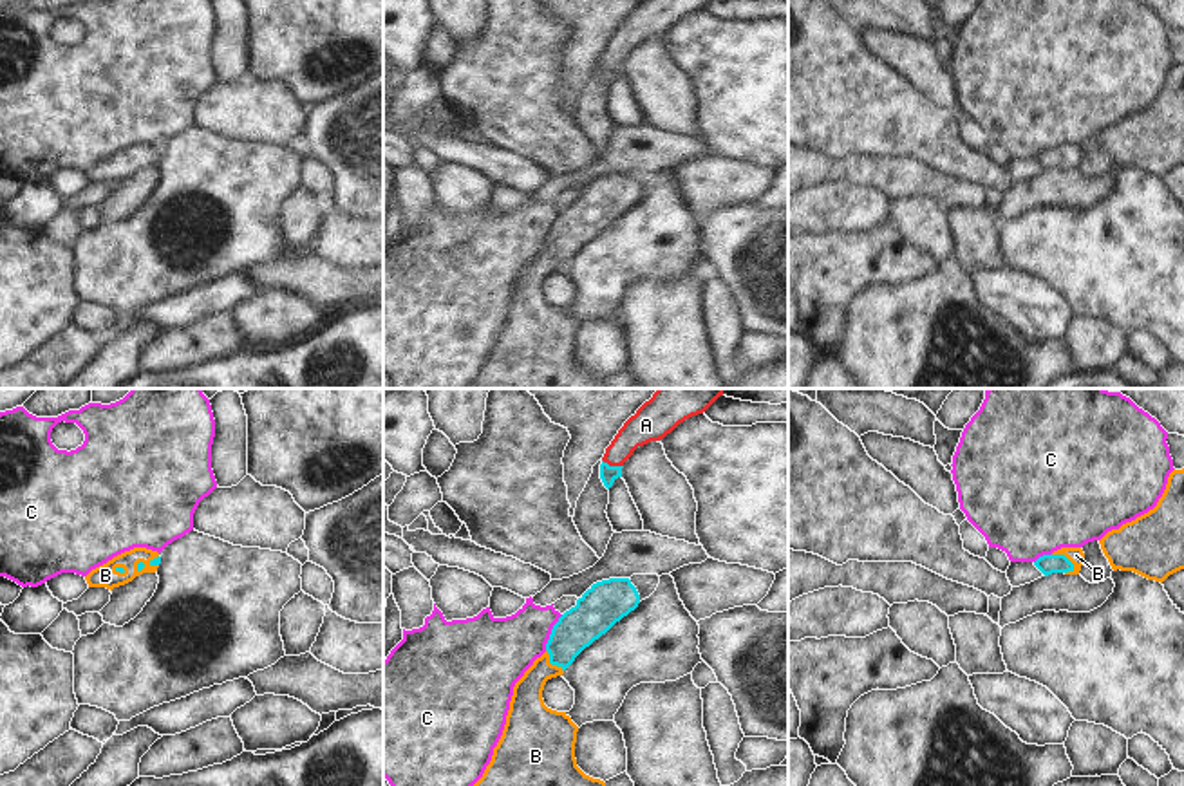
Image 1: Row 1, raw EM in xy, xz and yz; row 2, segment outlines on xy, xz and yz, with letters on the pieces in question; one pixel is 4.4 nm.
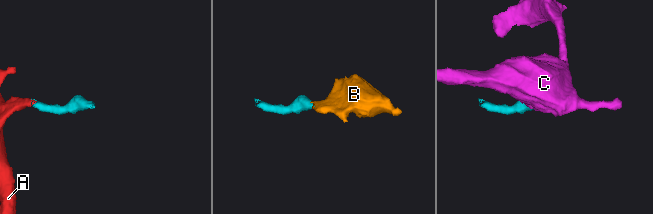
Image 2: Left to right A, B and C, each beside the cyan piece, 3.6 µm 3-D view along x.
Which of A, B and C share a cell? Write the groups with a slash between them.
A B / C

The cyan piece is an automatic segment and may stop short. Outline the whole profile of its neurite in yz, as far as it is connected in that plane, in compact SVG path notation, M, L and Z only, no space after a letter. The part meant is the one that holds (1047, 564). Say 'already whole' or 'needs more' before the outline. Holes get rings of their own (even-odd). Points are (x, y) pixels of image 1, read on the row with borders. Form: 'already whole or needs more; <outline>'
needs more; M1061 547L1052 555L1039 557L1034 566L1045 575L1065 573L1065 575L1079 575L1085 560L1085 553L1081 547Z

